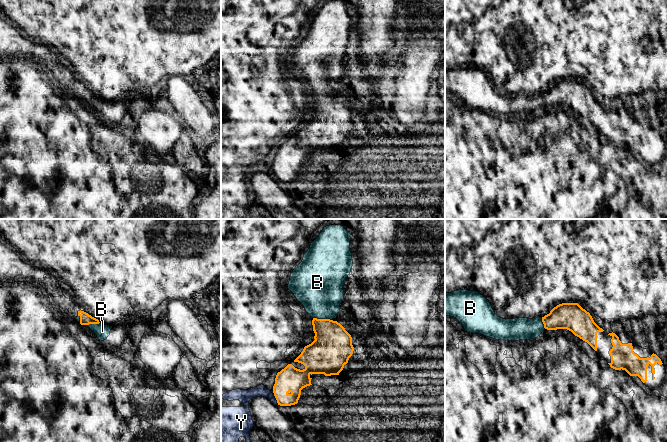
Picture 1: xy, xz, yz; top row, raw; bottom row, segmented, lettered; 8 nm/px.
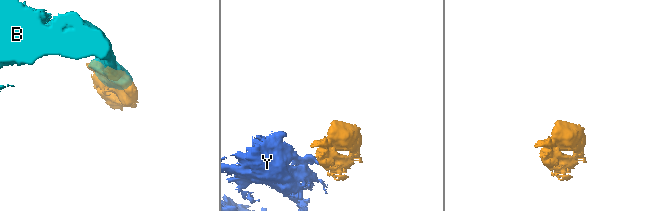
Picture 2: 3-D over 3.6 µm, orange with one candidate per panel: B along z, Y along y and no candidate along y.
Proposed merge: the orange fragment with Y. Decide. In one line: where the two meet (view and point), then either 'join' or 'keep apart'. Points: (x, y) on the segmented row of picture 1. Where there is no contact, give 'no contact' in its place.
xz (276, 399) | keep apart

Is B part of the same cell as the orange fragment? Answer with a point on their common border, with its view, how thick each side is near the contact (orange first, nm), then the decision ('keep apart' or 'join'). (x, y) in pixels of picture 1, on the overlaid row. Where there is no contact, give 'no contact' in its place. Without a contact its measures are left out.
meets orange in xz at (322, 319); 320 nm thick on the orange side, 380 nm on the other; join

